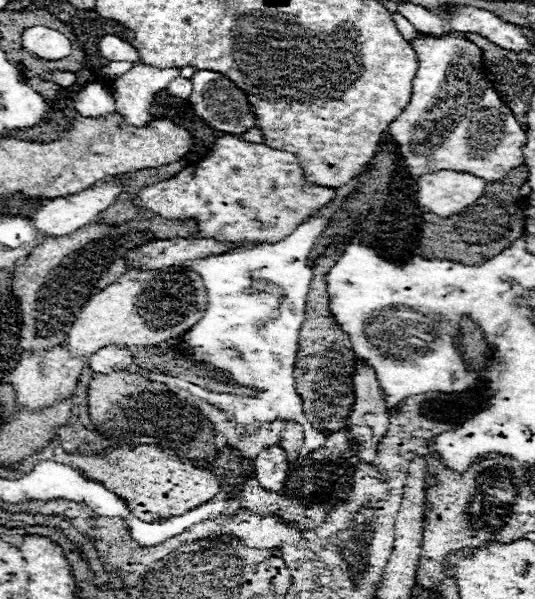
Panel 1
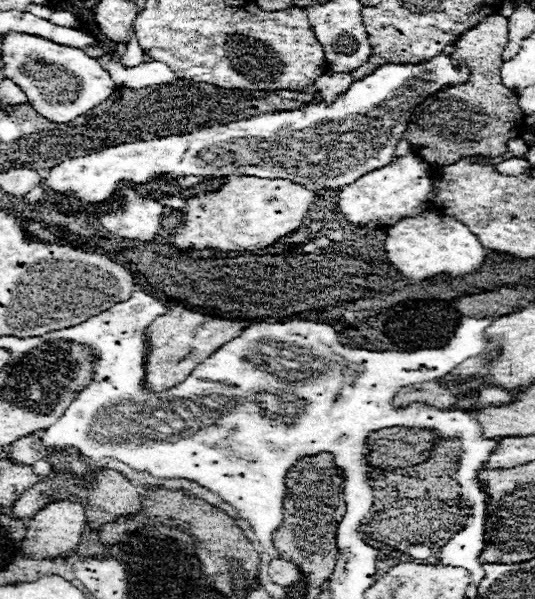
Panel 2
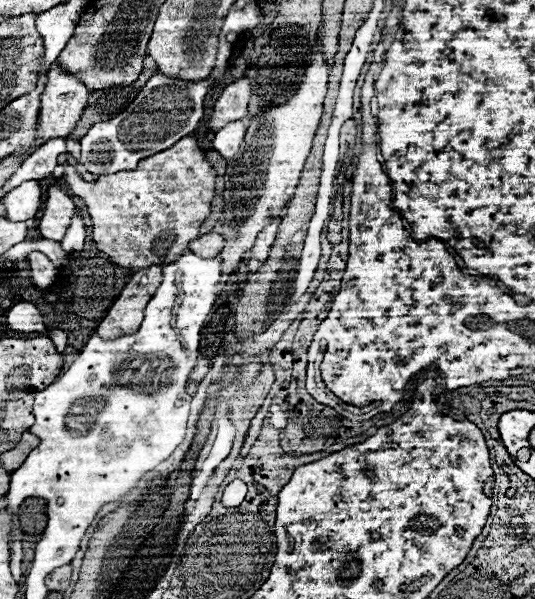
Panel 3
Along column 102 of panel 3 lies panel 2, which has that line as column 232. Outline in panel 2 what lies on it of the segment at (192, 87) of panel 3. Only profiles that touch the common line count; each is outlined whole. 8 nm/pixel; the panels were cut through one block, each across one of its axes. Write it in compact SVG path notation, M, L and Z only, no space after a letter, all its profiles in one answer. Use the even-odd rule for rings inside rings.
M438 54L422 64L386 62L372 74L354 80L330 106L324 102L308 104L296 110L214 124L188 134L108 146L104 152L76 156L54 166L44 178L44 190L72 192L78 200L92 206L114 200L120 182L146 184L152 180L152 174L170 174L174 178L188 174L286 178L302 186L340 190L366 172L392 162L396 144L414 108L442 88L466 84L470 74L468 66L454 66L450 54Z

